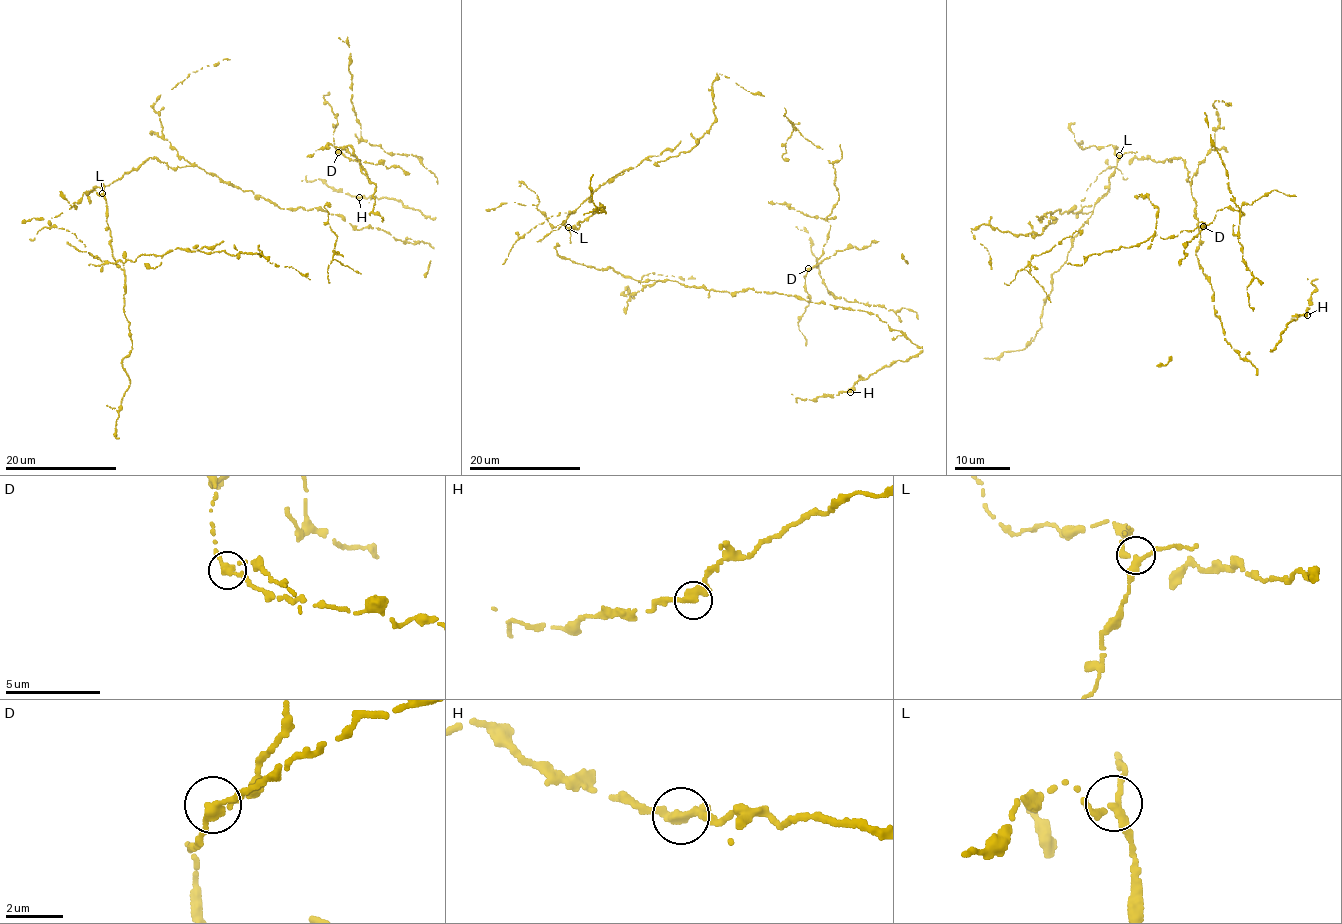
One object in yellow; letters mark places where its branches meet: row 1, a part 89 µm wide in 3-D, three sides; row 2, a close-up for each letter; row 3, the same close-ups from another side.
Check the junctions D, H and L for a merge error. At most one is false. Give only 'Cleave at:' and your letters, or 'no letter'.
Cleave at: D

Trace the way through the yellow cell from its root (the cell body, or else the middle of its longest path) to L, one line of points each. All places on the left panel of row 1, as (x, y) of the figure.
L: (108, 224), (107, 205), (102, 193)

